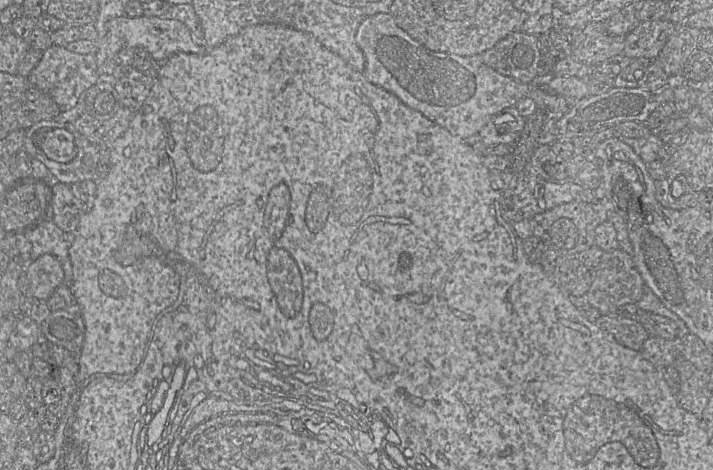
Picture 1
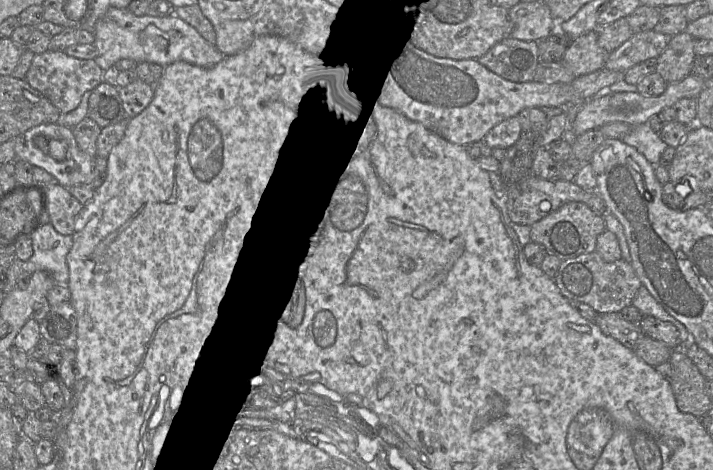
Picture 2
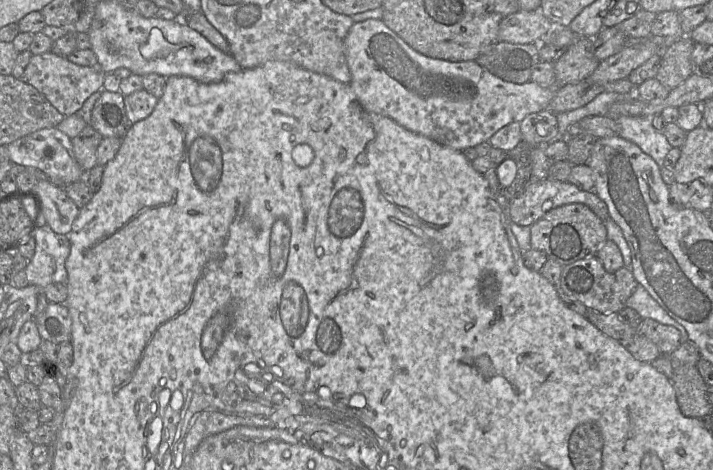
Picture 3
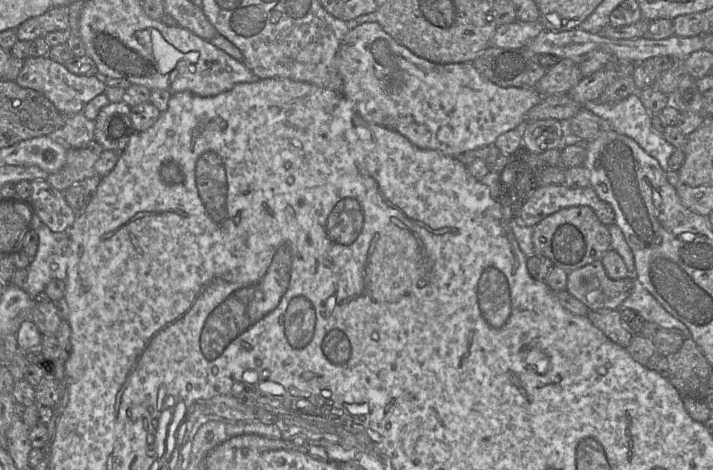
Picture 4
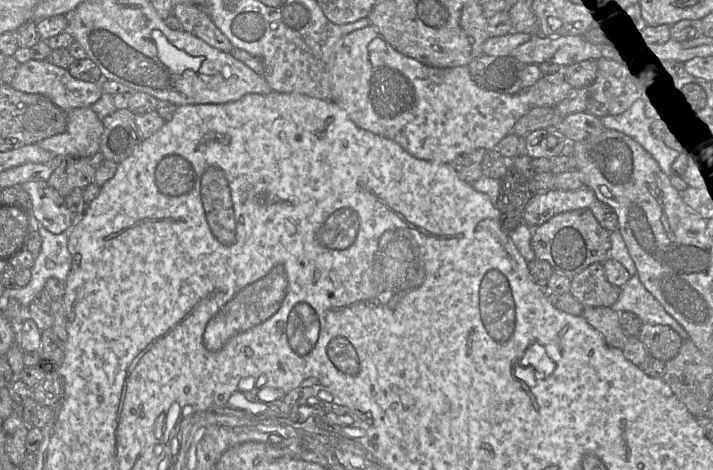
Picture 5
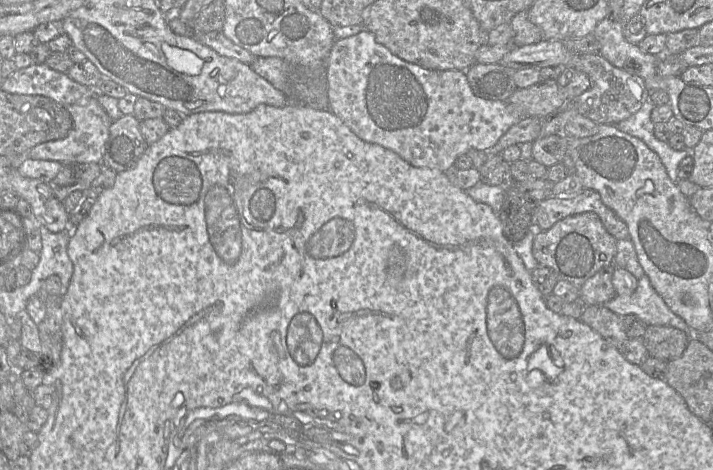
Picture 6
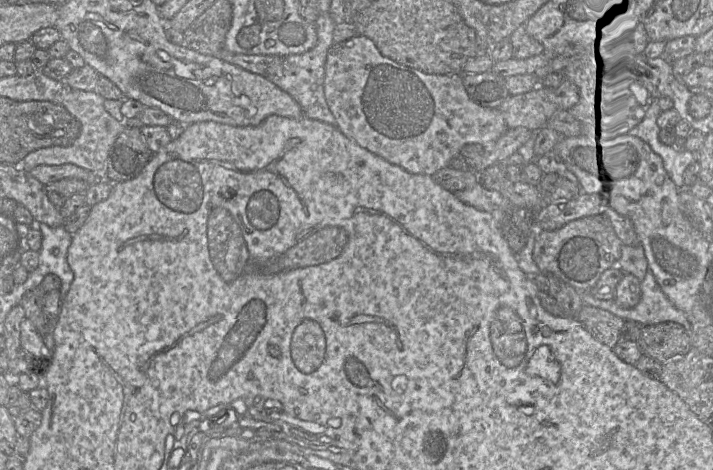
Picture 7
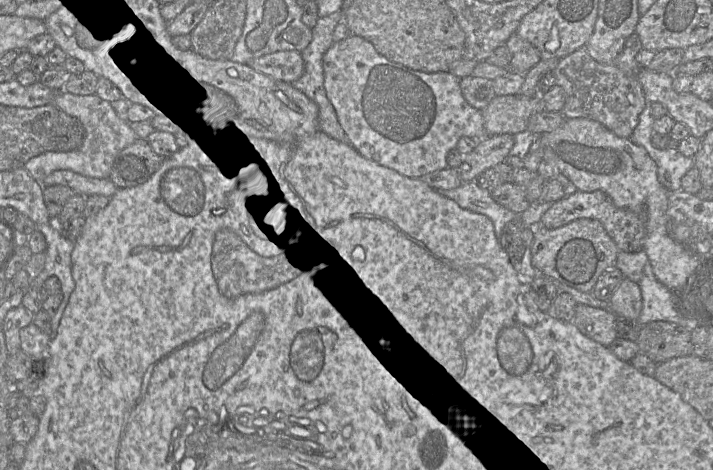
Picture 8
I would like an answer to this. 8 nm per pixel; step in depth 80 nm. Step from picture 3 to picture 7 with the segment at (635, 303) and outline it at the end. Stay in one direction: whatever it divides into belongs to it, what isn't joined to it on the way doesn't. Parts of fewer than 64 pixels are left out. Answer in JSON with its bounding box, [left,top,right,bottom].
[580,269,692,331]

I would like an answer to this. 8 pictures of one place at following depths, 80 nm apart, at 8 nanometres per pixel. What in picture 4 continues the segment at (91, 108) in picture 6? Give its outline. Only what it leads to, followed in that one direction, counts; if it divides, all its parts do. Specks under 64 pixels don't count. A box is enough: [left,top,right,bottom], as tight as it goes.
[48,113,95,150]

